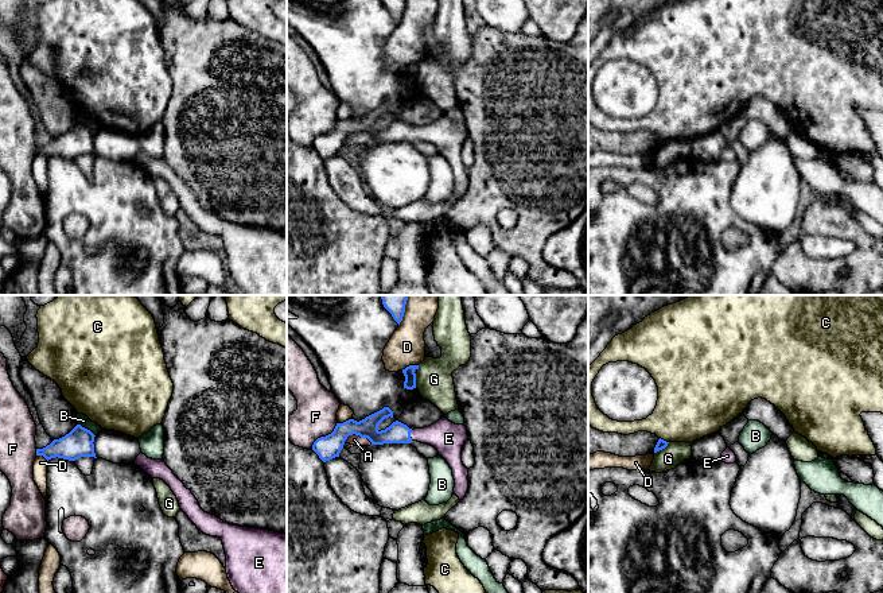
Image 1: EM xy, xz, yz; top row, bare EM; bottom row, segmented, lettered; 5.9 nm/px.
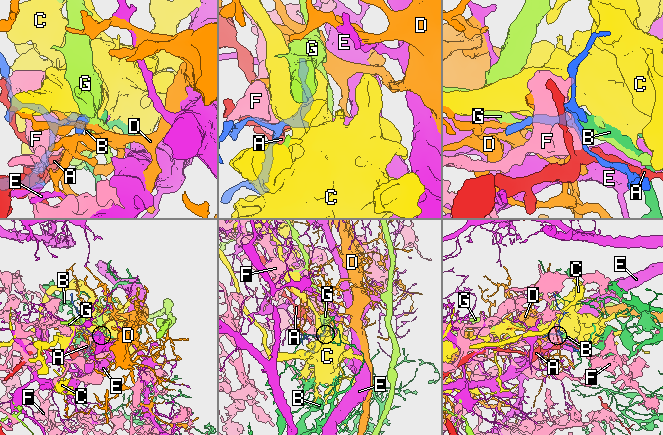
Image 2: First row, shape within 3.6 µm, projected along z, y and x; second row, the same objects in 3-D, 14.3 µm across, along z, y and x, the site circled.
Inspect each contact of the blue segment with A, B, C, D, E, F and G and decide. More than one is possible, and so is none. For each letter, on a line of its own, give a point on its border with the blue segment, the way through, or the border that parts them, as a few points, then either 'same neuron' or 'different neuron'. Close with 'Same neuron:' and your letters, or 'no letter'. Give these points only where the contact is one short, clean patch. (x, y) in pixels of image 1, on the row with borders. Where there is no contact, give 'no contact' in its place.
A: meets blue in xz at (358, 434); different neuron
B: meets blue in xy at (86, 429); border along xy (77, 423), (86, 427), (94, 435); different neuron
C: meets blue in yz at (662, 440); different neuron
D: meets blue in xz at (409, 365); different neuron
E: meets blue in xz at (409, 435); runs through xz (397, 433), (409, 435), (444, 435), (448, 438); same neuron
F: meets blue in xz at (326, 435); different neuron
G: meets blue in yz at (661, 449); border along yz (669, 442), (654, 453); different neuron
Same neuron: E

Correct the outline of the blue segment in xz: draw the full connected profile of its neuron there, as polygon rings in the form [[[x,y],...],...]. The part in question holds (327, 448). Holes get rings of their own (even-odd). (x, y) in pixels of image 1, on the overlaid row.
[[[384,407],[359,422],[349,419],[343,423],[337,423],[331,434],[320,437],[314,442],[312,450],[323,462],[330,461],[339,457],[345,441],[353,434],[367,438],[372,445],[411,443],[412,441],[428,443],[439,451],[439,456],[452,469],[455,480],[454,493],[459,500],[463,500],[468,491],[468,469],[462,462],[462,447],[468,439],[467,427],[464,425],[455,425],[443,416],[424,429],[412,430],[396,420],[380,431],[378,425],[389,416],[393,418],[393,411],[389,407]]]

